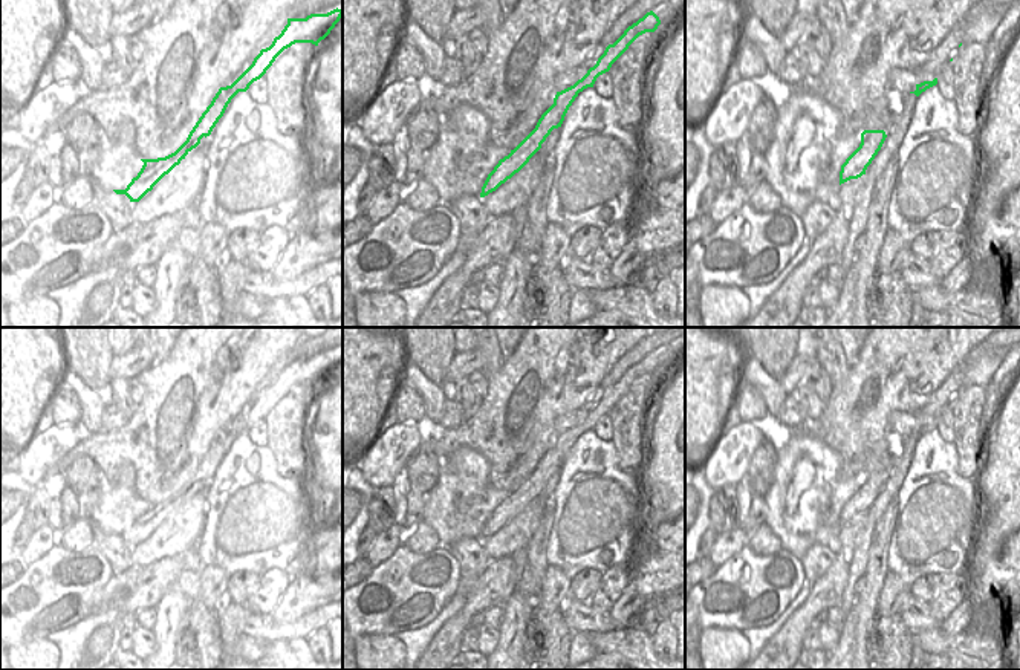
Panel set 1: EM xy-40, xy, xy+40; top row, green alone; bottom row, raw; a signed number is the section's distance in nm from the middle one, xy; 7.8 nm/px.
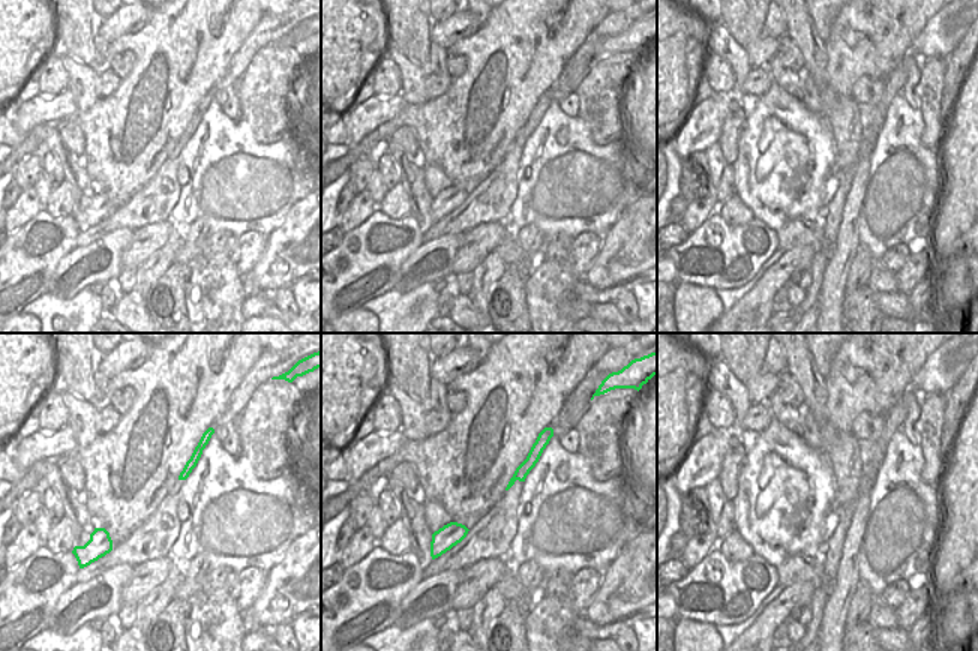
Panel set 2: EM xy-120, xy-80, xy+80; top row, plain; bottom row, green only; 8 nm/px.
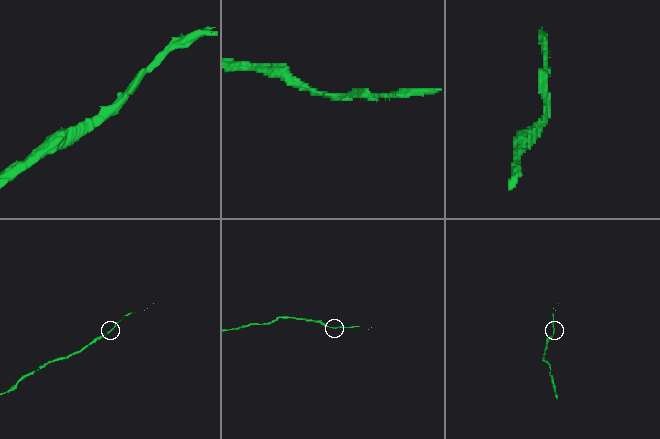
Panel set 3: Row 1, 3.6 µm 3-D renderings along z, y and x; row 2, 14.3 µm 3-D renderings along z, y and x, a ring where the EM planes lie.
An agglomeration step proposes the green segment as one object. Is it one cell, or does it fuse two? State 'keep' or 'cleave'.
keep

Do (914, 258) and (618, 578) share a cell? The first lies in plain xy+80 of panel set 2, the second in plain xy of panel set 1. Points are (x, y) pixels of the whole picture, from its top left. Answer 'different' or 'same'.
same

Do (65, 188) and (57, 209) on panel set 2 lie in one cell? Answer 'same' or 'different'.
same

